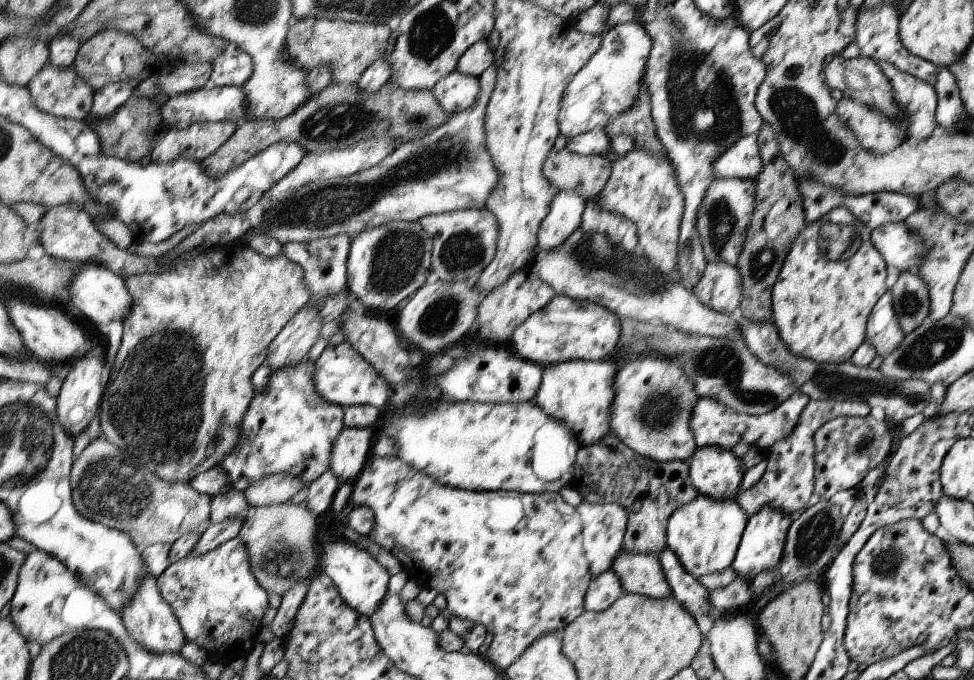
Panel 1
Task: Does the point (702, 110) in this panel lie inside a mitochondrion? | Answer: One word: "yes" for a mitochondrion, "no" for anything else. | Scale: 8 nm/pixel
yes

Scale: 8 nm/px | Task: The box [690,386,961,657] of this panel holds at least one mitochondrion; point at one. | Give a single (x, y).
(816, 535)

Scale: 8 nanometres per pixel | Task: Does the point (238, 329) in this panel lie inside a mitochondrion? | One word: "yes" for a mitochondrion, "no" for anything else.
no

